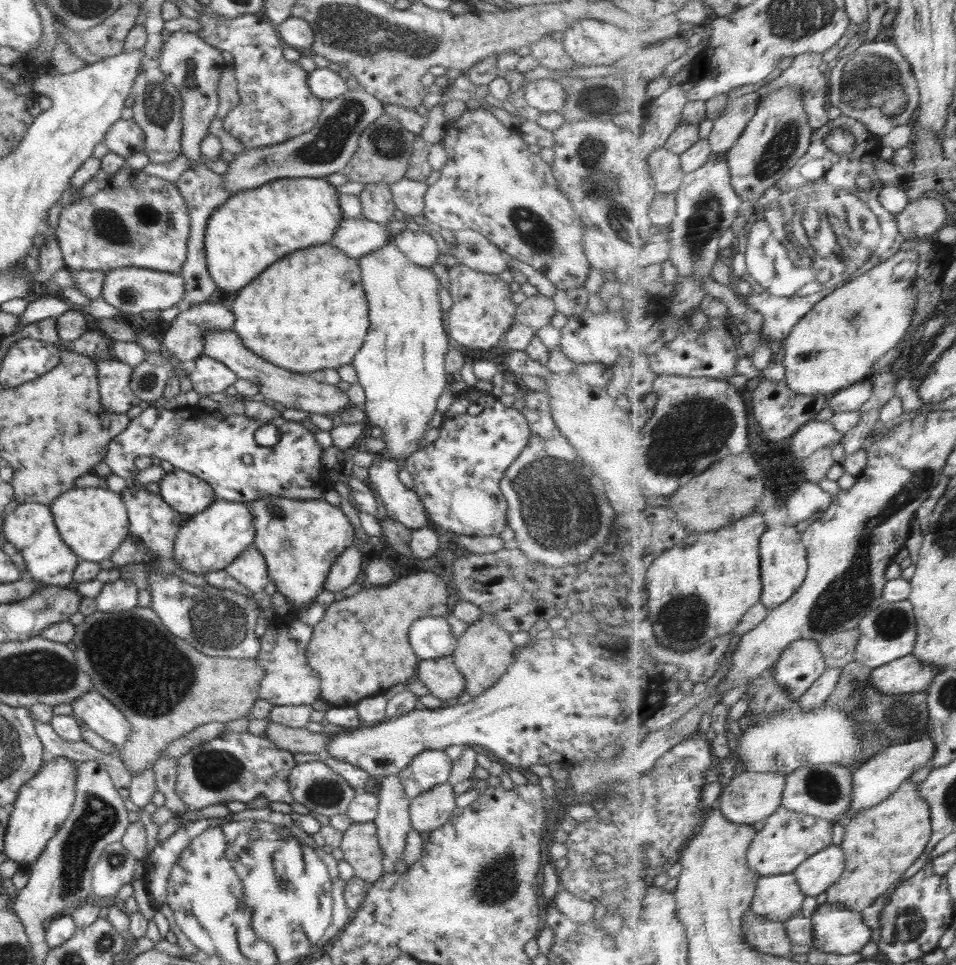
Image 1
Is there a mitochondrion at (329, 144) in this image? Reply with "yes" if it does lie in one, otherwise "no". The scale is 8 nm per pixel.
yes

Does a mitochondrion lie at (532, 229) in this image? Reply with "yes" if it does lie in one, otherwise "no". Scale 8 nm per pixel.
yes

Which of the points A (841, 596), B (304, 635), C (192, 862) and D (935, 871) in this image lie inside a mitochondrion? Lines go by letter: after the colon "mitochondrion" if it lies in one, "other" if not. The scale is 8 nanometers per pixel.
A: mitochondrion
B: other
C: other
D: other

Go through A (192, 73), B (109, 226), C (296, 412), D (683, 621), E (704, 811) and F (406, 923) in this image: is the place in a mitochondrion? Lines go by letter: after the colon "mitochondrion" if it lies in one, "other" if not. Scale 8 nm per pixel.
A: mitochondrion
B: mitochondrion
C: other
D: mitochondrion
E: other
F: other

